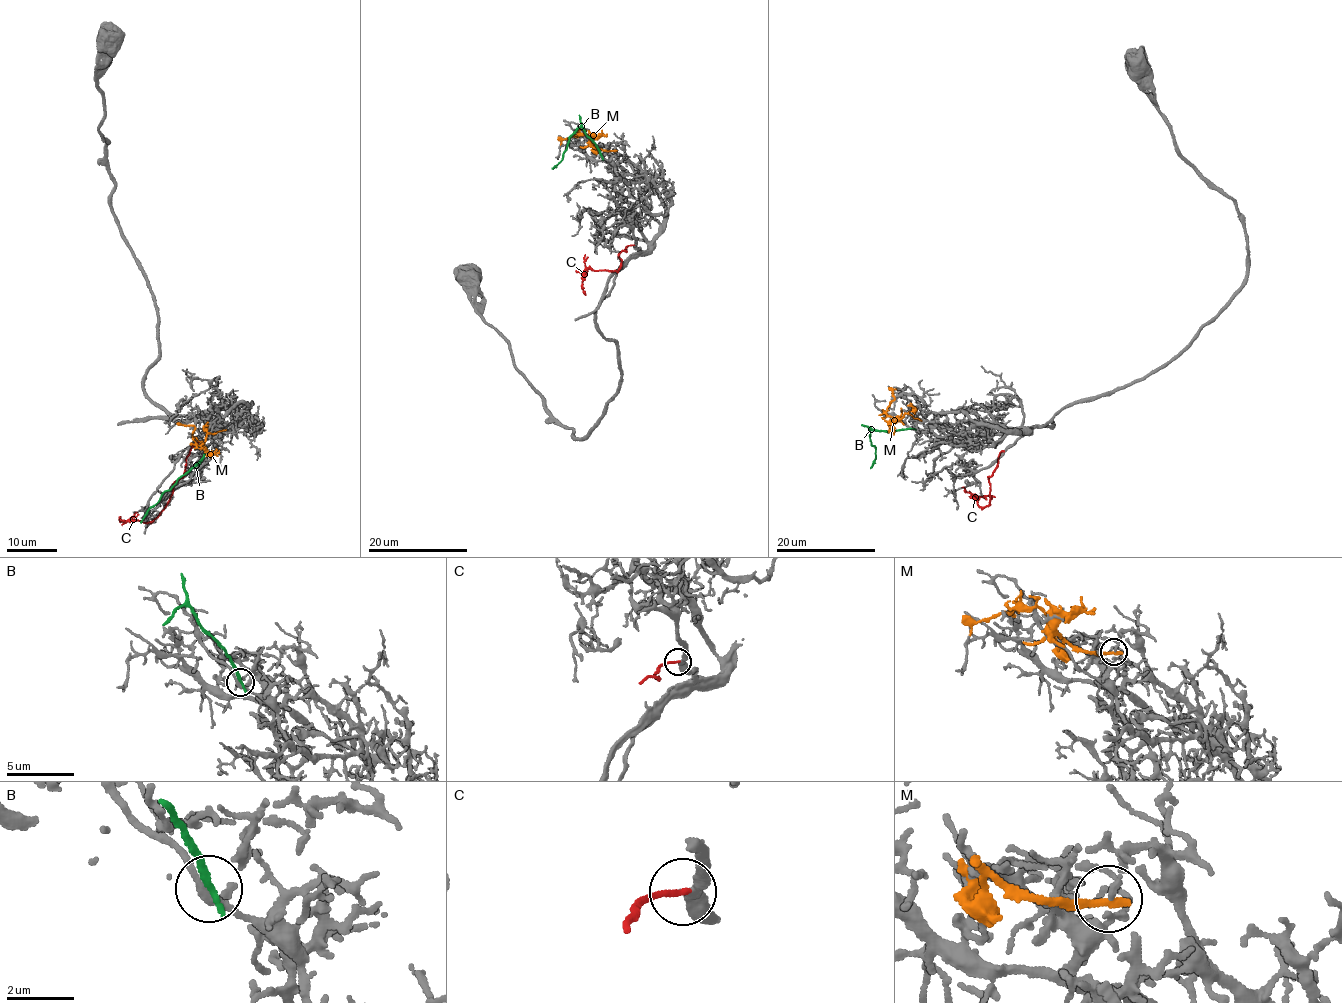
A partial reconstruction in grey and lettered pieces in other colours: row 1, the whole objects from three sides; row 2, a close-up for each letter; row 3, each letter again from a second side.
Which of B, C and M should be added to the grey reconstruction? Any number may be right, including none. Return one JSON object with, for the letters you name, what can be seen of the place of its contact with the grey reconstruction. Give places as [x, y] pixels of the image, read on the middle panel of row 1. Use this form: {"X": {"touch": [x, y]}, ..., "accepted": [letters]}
{"C": {"touch": [633, 245]}, "accepted": ["C"]}

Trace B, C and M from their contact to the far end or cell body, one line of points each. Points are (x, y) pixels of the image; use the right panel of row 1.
B: (911, 428), (891, 432), (870, 429), (876, 459), (870, 468)
C: (1003, 450), (997, 467), (988, 477), (989, 504), (981, 507), (972, 497), (995, 497)
M: (919, 420), (907, 413), (899, 418), (887, 415), (894, 398), (891, 393), (896, 389)

